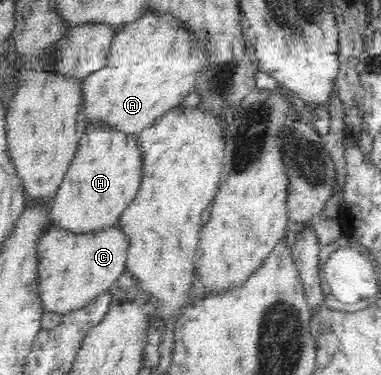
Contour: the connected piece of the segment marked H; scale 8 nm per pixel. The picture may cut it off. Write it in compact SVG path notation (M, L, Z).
M105 121L89 124L80 141L77 154L73 157L62 183L53 196L52 224L59 225L71 232L86 233L119 222L121 212L135 200L137 190L141 186L142 176L143 150L139 146L137 135L115 129Z

